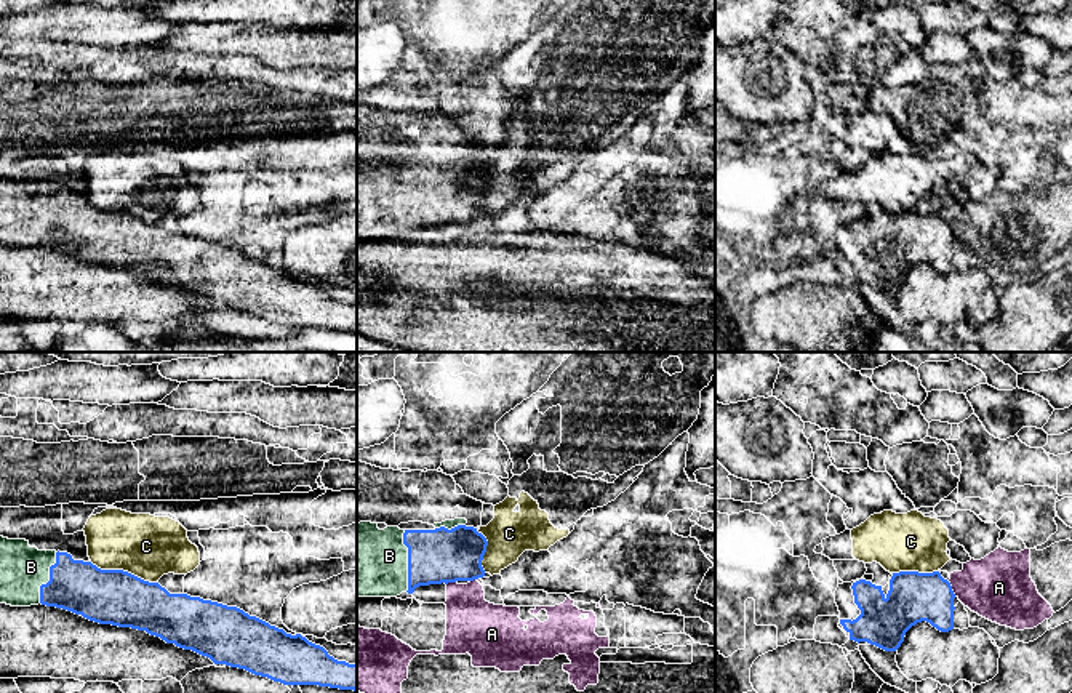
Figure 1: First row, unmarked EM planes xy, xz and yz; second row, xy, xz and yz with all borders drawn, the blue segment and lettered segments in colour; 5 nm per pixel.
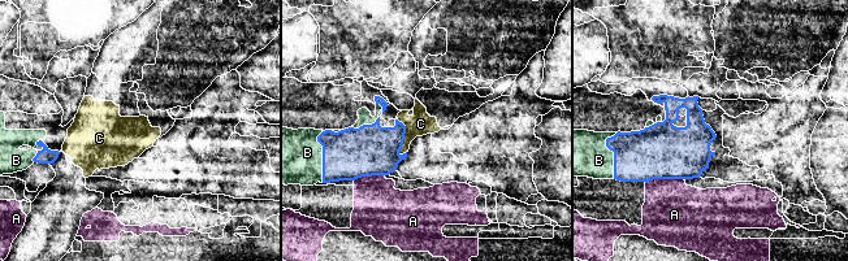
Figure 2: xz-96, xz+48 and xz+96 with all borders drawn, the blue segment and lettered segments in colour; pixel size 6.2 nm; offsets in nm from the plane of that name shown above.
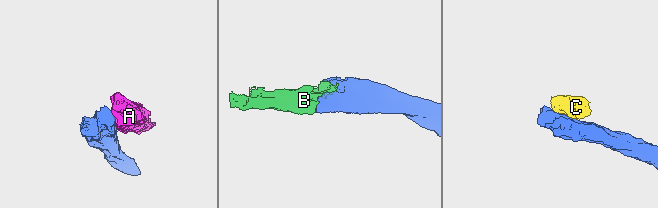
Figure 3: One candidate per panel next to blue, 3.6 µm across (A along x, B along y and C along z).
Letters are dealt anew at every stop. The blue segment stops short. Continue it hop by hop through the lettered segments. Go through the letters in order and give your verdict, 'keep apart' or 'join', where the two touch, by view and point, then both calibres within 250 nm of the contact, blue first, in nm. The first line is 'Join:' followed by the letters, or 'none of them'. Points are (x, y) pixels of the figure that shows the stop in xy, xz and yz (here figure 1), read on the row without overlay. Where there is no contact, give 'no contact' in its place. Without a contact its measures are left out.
Join: B
A: keep apart; contact yz (951, 231); calibres 260 and 340 nm
B: join; contact xz (408, 202); calibres 280 and 360 nm
C: keep apart; contact xy (122, 212); calibres 280 and 320 nm

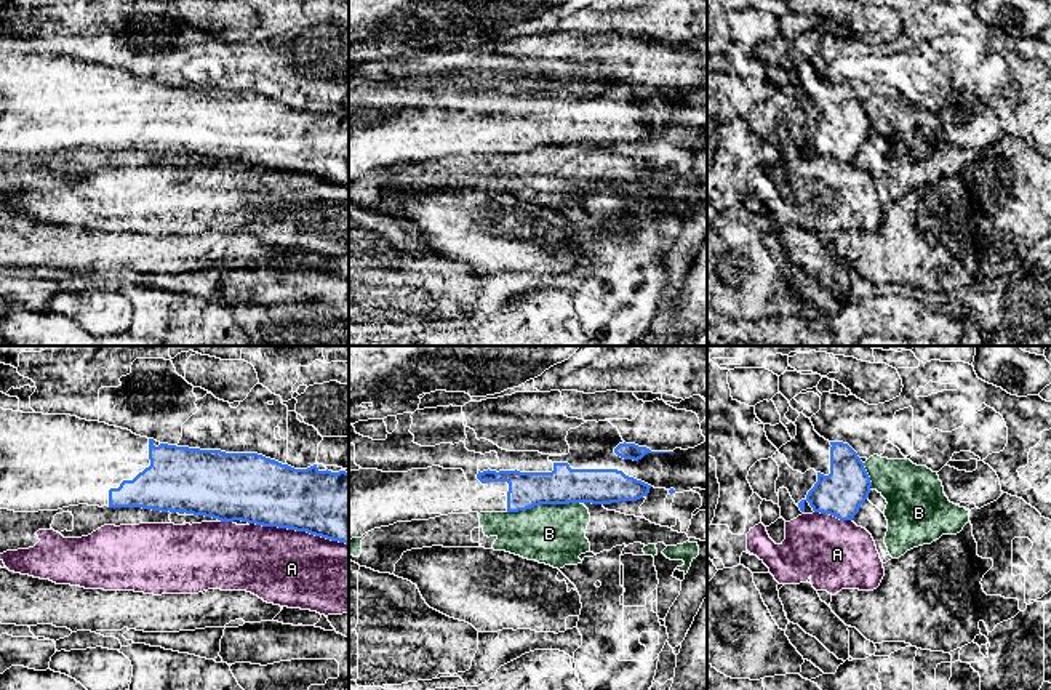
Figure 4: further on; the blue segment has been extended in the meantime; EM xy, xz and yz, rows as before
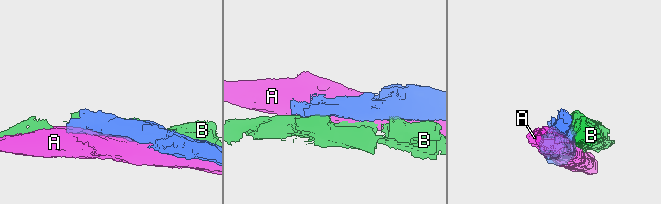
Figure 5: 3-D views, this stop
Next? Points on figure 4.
Join: none of them
A: keep apart; contact xy (299, 172); calibres 360 and 380 nm
B: keep apart; contact xz (543, 144); calibres 190 and 300 nm

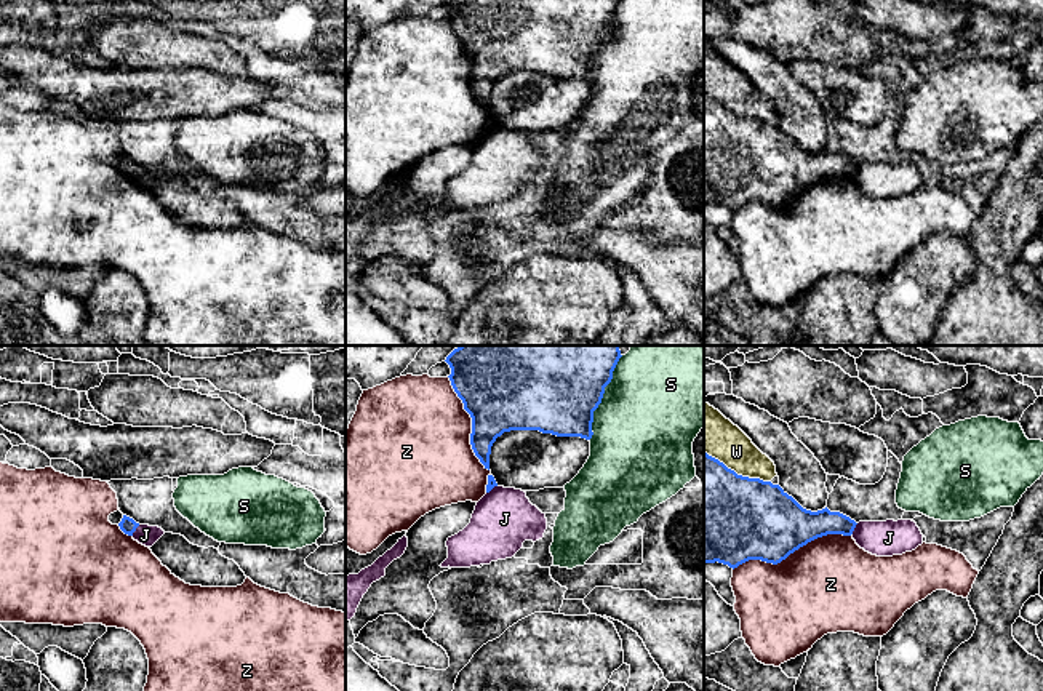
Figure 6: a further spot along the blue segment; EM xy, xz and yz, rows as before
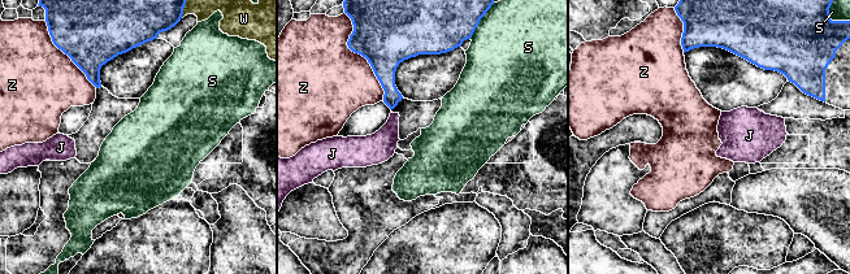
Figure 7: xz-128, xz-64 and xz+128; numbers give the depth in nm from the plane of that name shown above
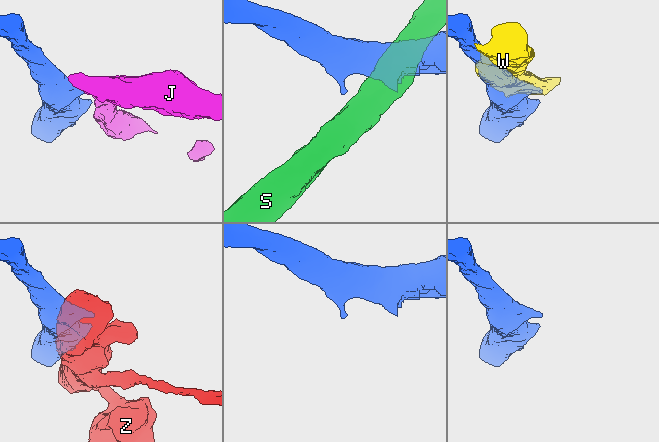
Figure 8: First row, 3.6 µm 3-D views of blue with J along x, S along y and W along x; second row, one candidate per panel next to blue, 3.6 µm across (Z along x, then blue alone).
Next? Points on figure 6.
Join: none of them
J: keep apart; contact yz (853, 171); calibres 160 and 180 nm
S: keep apart; contact xz (600, 42); calibres 380 and 500 nm
W: keep apart; contact yz (736, 115); calibres 500 and 200 nm
Z: keep apart; contact yz (791, 194); calibres 400 and 480 nm

